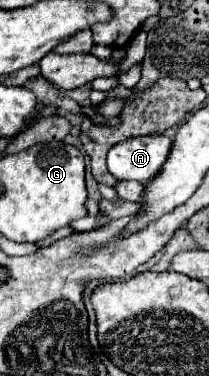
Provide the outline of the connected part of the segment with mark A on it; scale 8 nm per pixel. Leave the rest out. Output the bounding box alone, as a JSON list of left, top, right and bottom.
[107,134,171,184]

